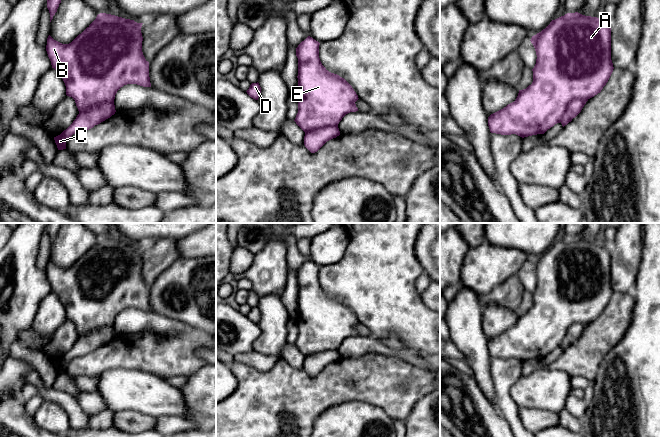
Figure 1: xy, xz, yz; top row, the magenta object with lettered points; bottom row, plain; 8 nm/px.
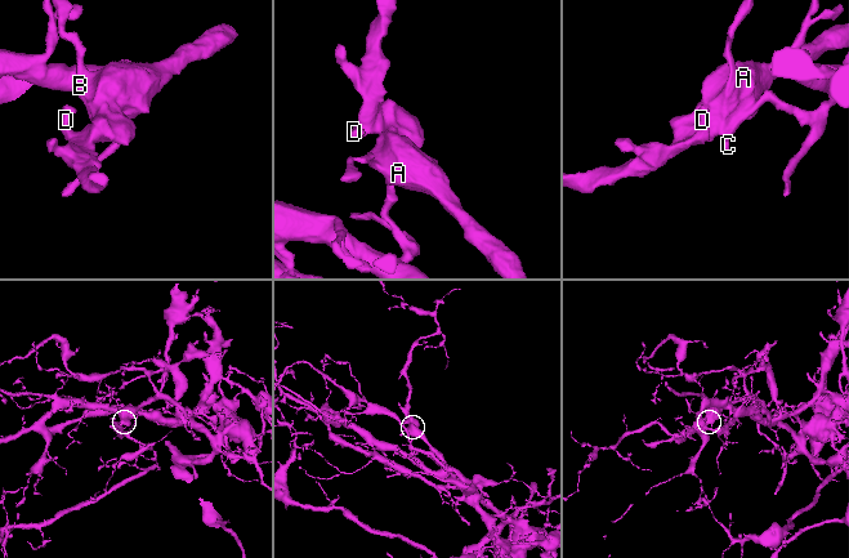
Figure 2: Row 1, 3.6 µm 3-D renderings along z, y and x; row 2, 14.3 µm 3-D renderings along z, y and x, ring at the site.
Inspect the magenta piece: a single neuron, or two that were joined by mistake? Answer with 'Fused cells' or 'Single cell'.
Fused cells

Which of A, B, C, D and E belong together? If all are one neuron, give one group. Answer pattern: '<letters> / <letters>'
A B D E / C

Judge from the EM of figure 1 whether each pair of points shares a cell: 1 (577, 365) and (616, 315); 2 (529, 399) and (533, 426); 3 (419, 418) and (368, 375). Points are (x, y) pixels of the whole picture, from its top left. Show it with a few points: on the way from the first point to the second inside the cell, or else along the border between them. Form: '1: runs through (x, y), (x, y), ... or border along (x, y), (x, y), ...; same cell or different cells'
1: runs through (586, 353), (610, 327); same cell
2: border along (519, 407), (537, 407), (553, 413); different cells
3: border along (427, 394), (416, 402), (404, 422); different cells

